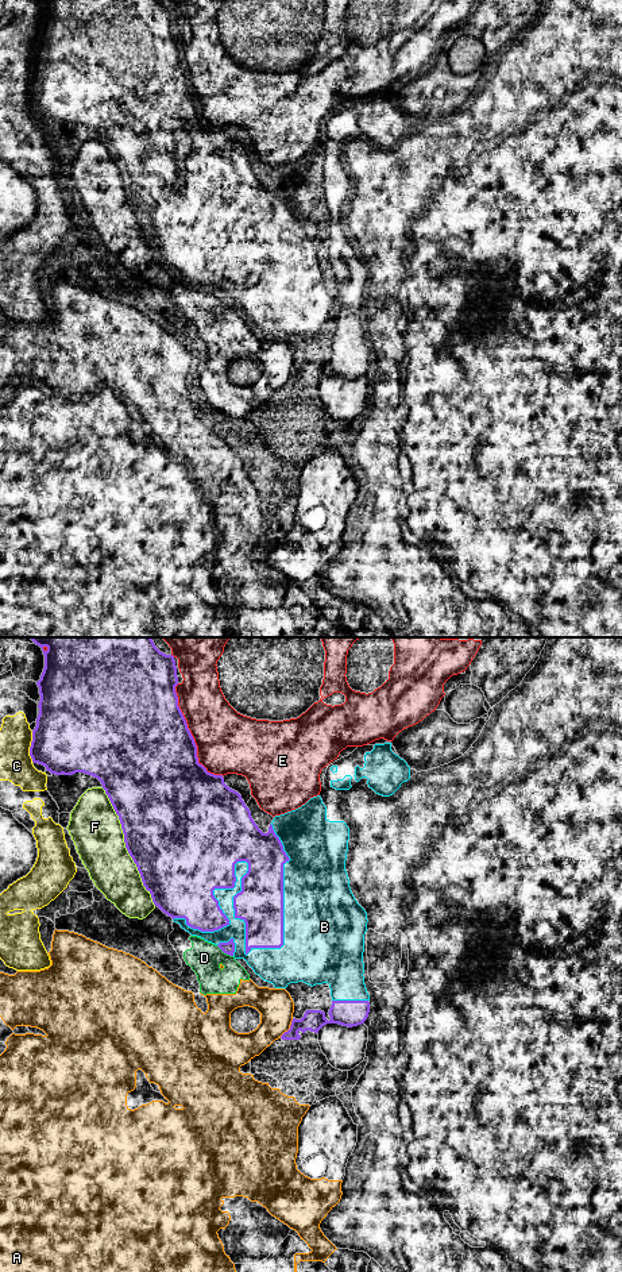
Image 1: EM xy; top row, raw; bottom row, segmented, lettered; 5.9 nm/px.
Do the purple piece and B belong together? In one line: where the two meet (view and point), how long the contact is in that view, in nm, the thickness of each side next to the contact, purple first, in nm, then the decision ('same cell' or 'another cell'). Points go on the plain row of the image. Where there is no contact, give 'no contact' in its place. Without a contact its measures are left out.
contact xy (235, 266); length 800 nm; calibres 280 and 110 nm; another cell

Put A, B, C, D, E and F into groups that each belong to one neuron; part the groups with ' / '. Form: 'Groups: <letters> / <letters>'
Groups: A / B / C / D F / E

